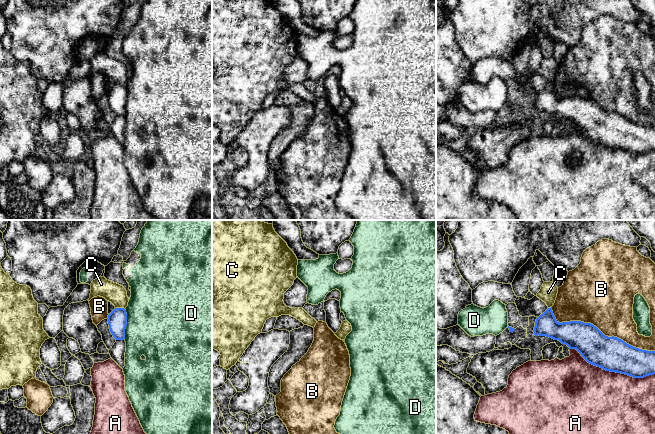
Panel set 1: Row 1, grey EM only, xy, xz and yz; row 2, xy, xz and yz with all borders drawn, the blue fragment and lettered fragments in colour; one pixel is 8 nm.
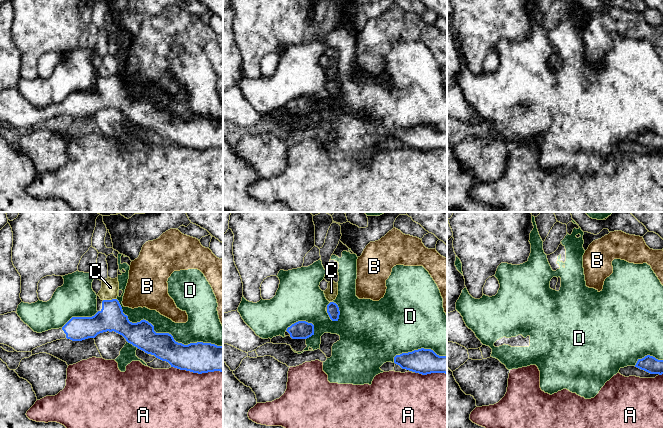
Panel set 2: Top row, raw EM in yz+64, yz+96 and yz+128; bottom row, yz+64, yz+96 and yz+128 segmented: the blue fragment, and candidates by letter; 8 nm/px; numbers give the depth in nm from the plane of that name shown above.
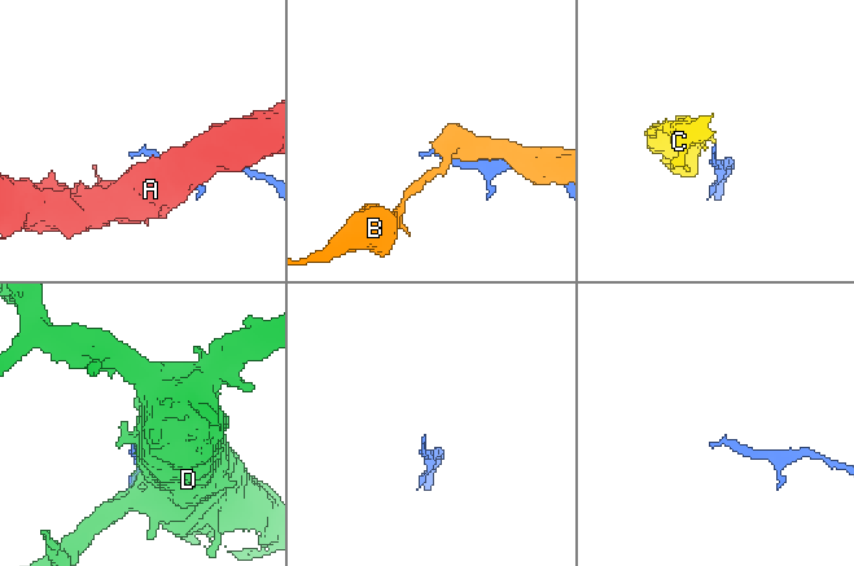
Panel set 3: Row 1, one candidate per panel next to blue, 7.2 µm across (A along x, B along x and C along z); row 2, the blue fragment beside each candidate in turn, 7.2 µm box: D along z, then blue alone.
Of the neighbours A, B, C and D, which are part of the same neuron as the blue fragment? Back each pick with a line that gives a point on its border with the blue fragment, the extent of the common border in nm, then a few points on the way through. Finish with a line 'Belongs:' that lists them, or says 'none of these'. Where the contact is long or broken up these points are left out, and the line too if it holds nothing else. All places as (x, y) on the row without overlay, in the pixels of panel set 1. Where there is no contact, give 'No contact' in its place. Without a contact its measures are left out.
Belongs: none of these

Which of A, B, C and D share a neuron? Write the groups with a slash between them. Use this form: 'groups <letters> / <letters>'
groups A / B / C / D

